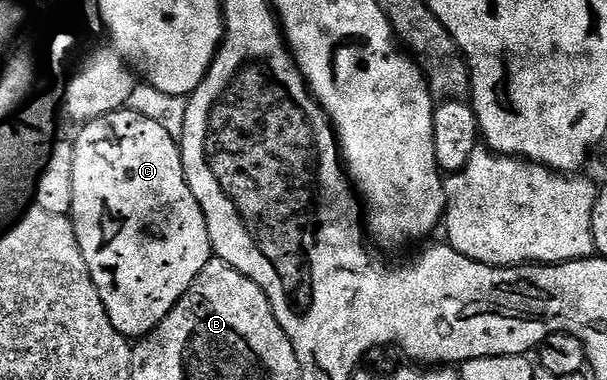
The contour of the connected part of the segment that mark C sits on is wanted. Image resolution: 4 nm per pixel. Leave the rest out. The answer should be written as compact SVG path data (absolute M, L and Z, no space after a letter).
M126 107L120 113L109 114L97 122L90 122L83 133L75 137L77 150L75 151L75 203L71 220L77 228L77 238L83 251L83 259L87 259L87 267L91 271L91 279L103 299L103 307L115 327L126 339L141 339L153 332L171 310L181 302L181 298L197 283L197 276L207 267L209 261L214 260L213 243L209 238L207 219L187 183L187 175L181 158L181 146L178 138L171 136L155 119L147 119L143 115L133 112Z

